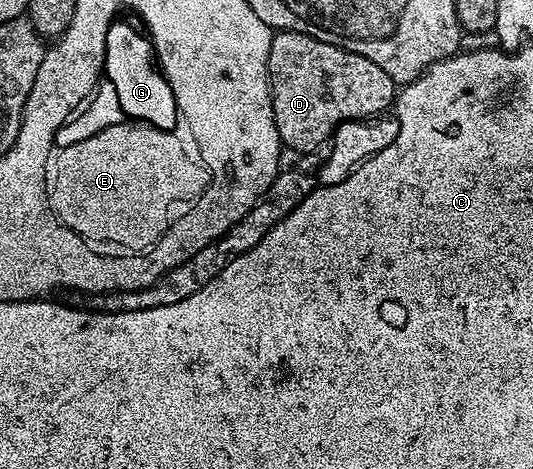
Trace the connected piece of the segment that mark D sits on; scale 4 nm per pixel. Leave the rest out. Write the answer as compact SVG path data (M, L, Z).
M276 31L269 46L267 77L271 83L273 118L277 122L279 143L295 152L315 152L331 140L339 124L350 120L365 120L386 113L394 105L397 85L377 62L369 62L361 54L353 54L341 46L321 42L309 34Z

